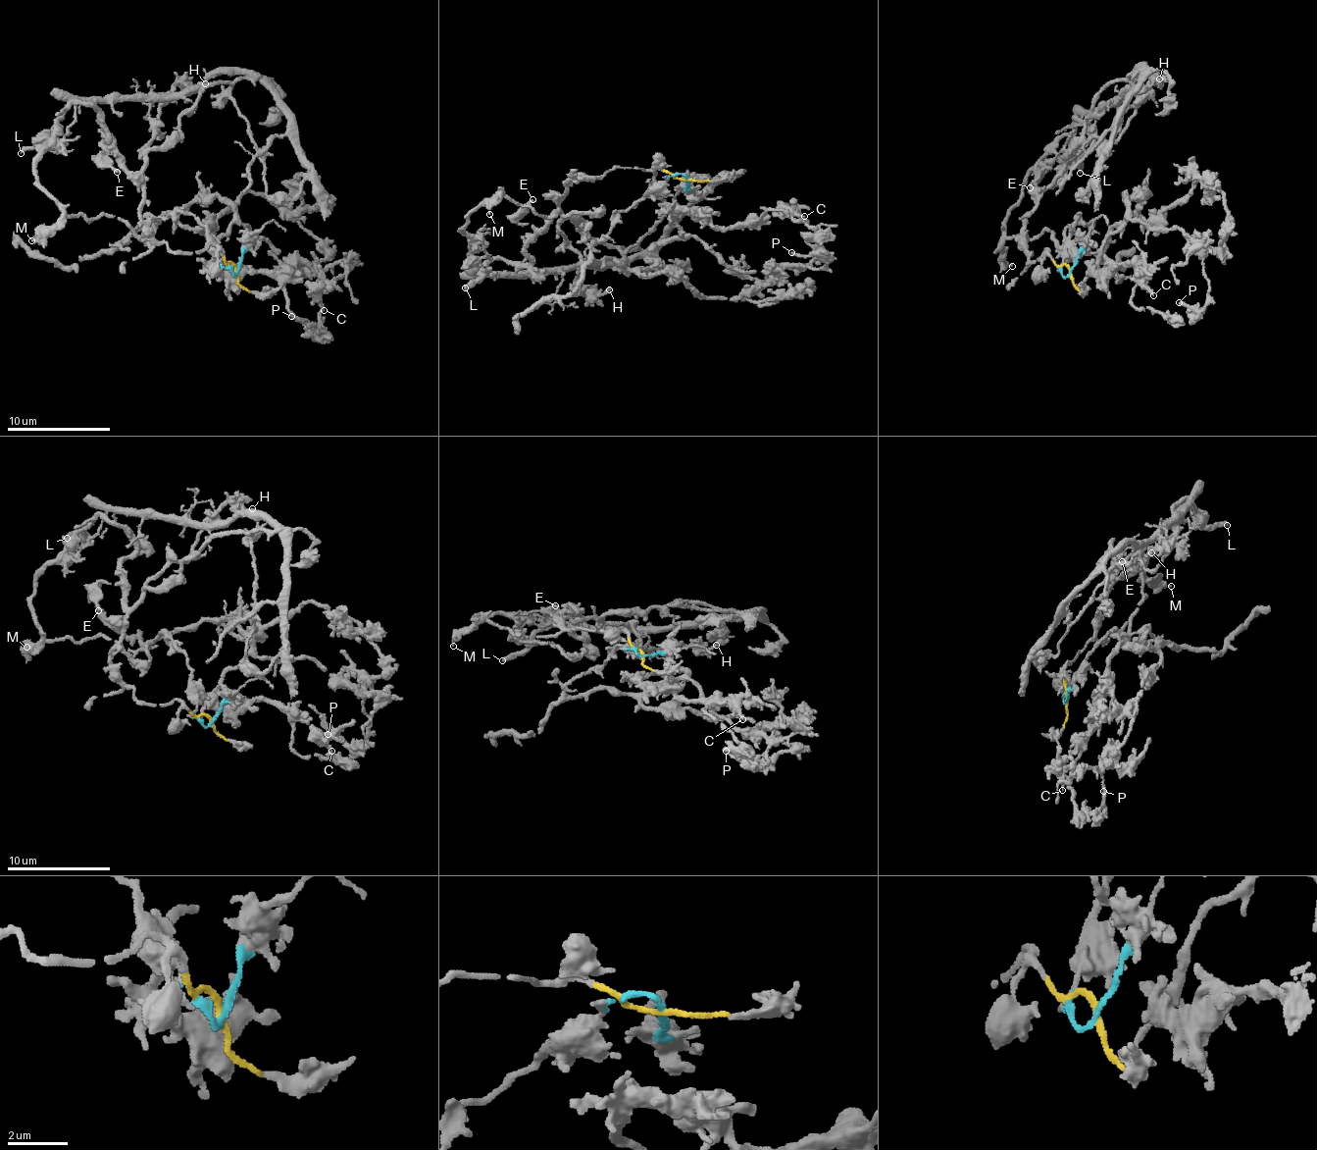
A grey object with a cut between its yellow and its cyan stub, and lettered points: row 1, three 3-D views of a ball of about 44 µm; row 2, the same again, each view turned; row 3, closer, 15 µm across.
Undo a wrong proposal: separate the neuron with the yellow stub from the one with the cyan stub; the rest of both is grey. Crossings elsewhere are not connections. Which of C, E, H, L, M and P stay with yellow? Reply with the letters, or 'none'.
E, H, L, M

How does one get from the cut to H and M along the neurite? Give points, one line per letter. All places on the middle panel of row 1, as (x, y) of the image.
H: (686, 181), (635, 168), (564, 182), (558, 223), (579, 254), (575, 284), (584, 293), (609, 289)
M: (686, 181), (615, 167), (564, 182), (530, 262), (476, 265), (462, 227), (497, 194), (489, 213)

